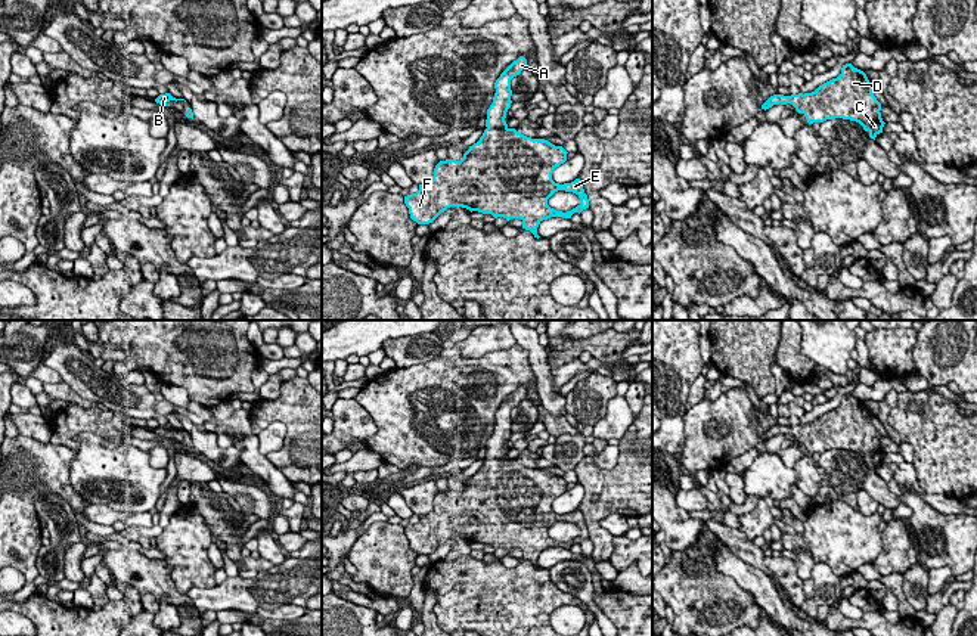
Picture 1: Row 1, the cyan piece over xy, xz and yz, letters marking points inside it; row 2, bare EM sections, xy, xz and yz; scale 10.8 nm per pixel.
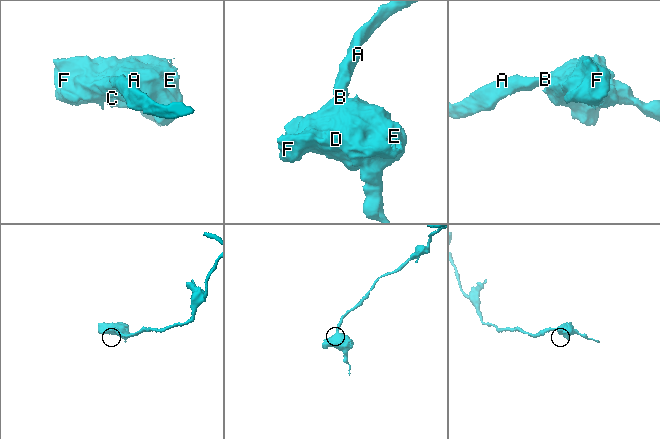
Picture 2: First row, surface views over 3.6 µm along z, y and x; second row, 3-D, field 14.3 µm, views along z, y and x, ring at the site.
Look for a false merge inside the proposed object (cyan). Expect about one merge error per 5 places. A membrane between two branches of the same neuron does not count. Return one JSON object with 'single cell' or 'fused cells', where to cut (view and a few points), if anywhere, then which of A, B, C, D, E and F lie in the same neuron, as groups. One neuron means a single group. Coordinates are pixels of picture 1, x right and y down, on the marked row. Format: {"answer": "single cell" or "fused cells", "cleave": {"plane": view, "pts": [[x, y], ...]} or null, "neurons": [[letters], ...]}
{"answer": "single cell", "cleave": null, "neurons": [["A", "B", "C", "D", "E", "F"]]}

